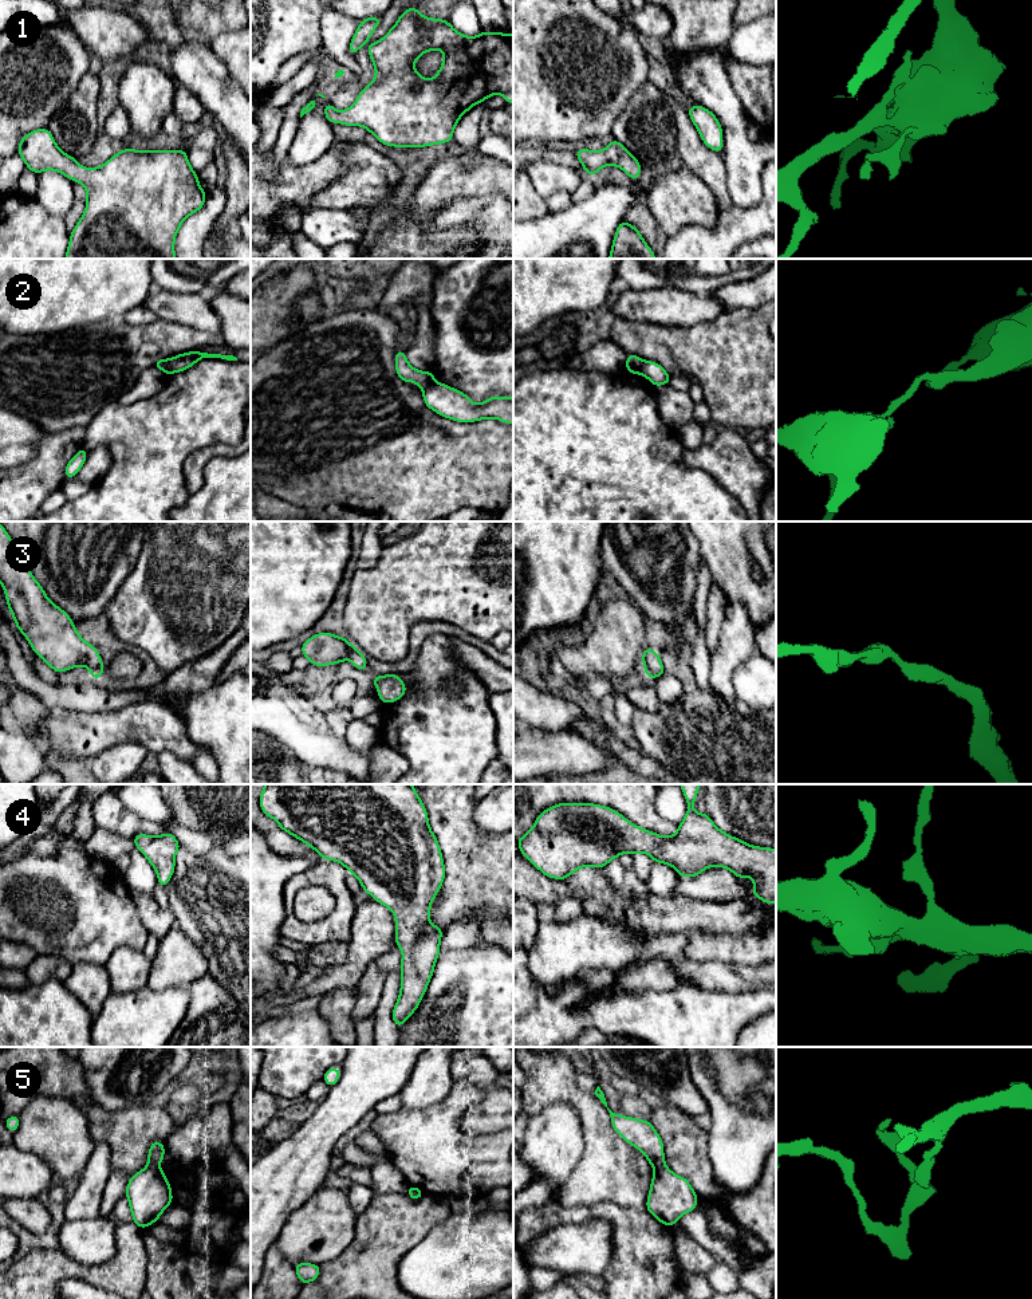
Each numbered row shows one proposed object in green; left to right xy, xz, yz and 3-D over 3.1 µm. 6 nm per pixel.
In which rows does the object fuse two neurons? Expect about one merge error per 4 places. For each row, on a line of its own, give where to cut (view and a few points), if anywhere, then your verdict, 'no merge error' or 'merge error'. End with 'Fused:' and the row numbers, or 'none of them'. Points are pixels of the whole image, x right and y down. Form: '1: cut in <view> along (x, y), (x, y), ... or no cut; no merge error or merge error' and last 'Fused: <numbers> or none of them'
1: no cut; no merge error
2: cut in yz along (642, 361), (638, 373); merge error
3: no cut; no merge error
4: no cut; no merge error
5: cut in xy along (148, 1165), (158, 1168); merge error
Fused: 2, 5

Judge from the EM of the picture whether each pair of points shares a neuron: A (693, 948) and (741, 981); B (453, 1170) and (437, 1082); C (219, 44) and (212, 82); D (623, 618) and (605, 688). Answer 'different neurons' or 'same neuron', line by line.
A: different neurons
B: different neurons
C: different neurons
D: different neurons

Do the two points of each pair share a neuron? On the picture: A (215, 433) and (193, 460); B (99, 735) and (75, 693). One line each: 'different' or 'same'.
A: different
B: different

